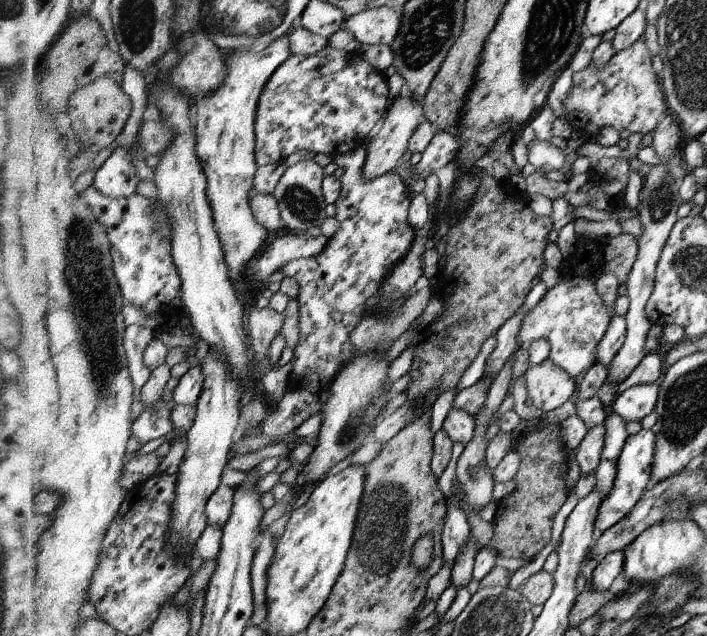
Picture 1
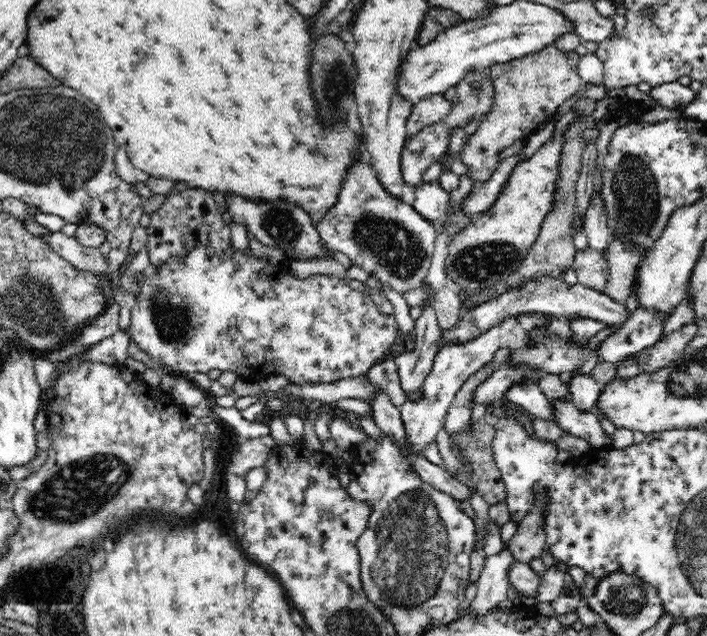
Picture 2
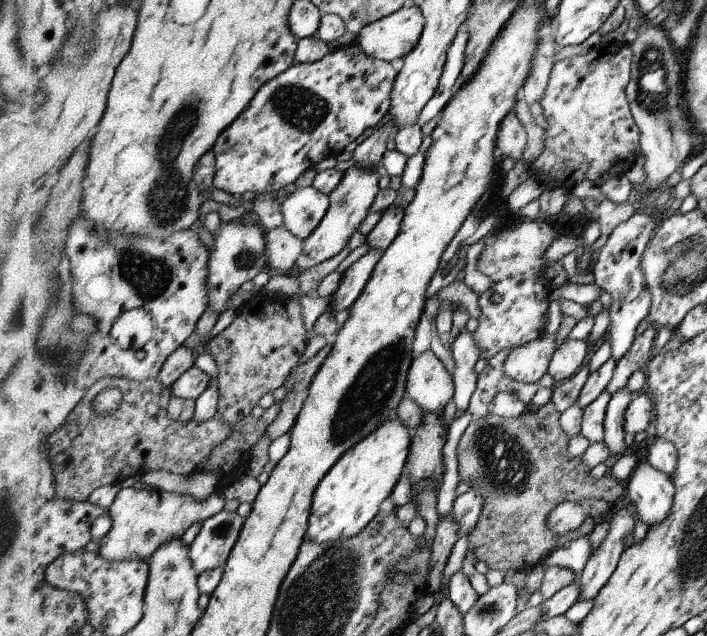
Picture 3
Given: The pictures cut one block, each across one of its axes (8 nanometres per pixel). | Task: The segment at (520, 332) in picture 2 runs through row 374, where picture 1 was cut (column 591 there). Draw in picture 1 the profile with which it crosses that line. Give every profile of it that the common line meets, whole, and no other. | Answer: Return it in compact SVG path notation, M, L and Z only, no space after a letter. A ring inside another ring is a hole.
M604 424L593 426L587 429L584 440L577 446L575 458L582 473L595 472L598 468L603 454L606 432L607 429Z

